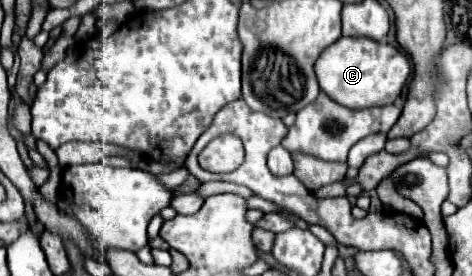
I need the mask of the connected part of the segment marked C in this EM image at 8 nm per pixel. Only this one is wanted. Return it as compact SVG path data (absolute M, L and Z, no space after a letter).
M340 38L338 42L328 46L320 54L320 58L314 66L314 72L318 78L320 90L324 94L328 94L334 102L338 102L346 108L372 108L372 106L392 104L400 96L404 84L410 78L410 62L408 62L406 54L402 54L398 48L394 48L386 42L374 42L370 38Z

